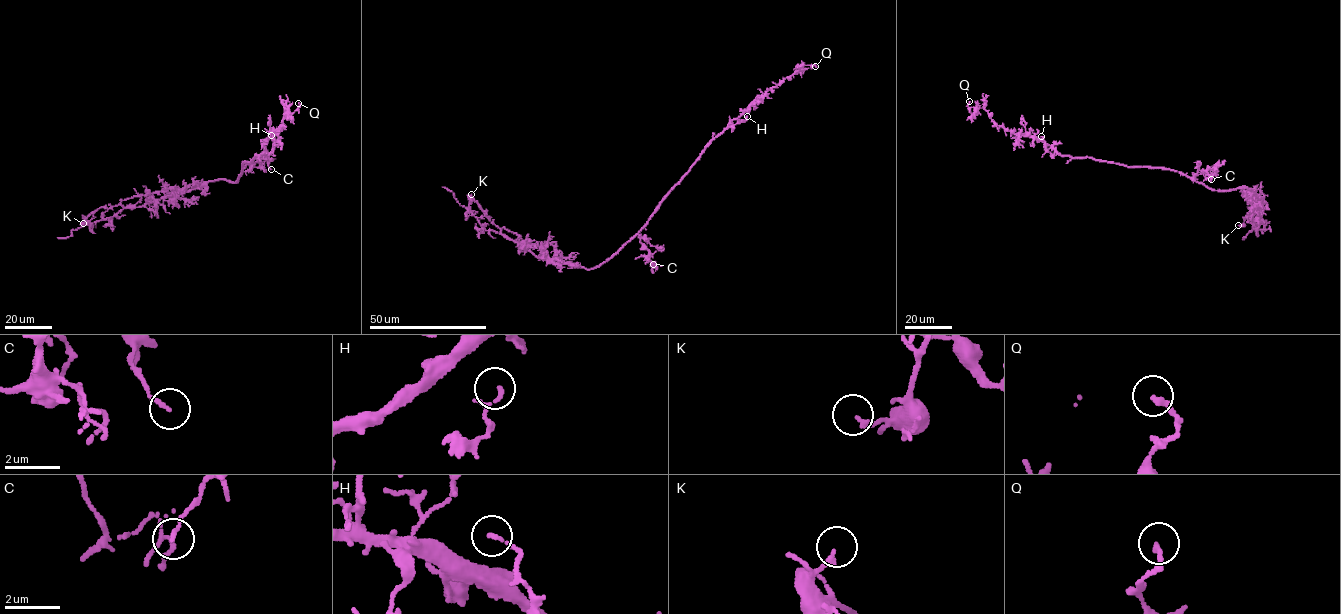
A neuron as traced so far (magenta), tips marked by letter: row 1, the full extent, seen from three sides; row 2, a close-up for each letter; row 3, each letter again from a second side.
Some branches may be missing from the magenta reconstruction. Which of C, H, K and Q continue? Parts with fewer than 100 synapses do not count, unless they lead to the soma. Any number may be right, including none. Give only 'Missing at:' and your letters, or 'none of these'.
Missing at: none of these

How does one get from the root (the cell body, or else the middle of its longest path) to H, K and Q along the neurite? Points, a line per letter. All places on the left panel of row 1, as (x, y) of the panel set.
H: (242, 168), (242, 162), (251, 162), (256, 154), (270, 153), (274, 138), (271, 135)
K: (242, 168), (236, 182), (219, 179), (205, 182), (139, 207), (100, 207), (83, 223)
Q: (242, 168), (243, 162), (264, 154), (264, 144), (281, 126), (285, 108), (291, 115), (298, 103)

